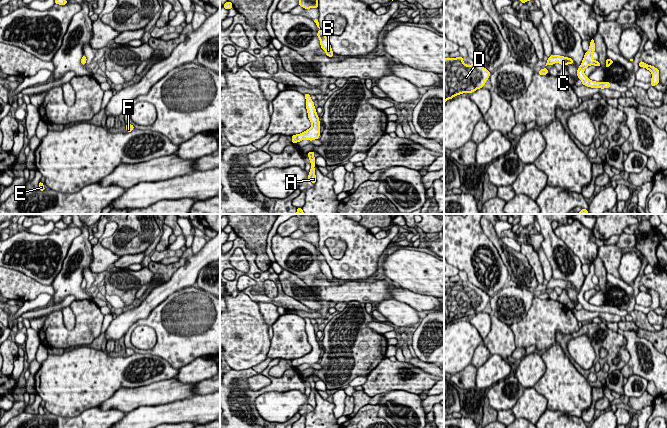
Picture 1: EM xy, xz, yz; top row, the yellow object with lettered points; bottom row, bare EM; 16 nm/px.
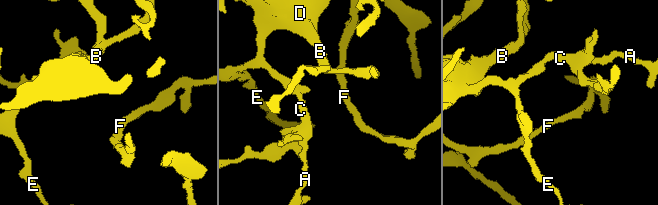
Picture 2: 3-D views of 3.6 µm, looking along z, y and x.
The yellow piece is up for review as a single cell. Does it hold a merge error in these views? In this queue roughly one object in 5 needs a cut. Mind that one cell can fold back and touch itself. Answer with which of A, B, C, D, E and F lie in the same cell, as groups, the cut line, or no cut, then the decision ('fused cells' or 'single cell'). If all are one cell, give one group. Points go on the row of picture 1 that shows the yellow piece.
groups A B C D E F; cut none; single cell

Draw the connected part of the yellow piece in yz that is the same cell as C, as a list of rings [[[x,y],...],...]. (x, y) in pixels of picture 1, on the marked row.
[[[551,55],[545,66],[547,65],[553,65],[554,63],[560,63],[561,65],[567,65],[567,64],[574,64],[573,60],[568,57],[560,56],[560,55]]]

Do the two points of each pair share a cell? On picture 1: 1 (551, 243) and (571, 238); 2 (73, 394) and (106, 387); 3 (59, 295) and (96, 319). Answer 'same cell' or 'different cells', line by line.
1: different cells
2: same cell
3: different cells

